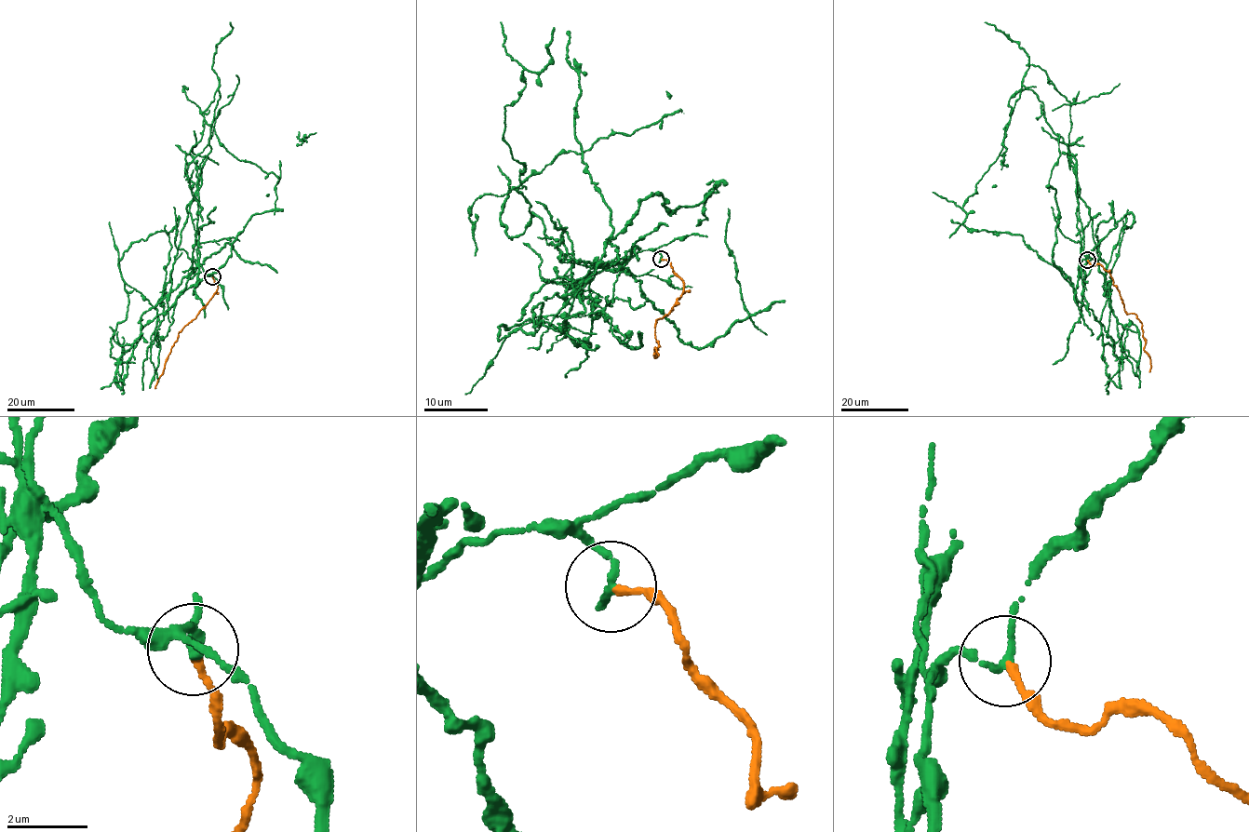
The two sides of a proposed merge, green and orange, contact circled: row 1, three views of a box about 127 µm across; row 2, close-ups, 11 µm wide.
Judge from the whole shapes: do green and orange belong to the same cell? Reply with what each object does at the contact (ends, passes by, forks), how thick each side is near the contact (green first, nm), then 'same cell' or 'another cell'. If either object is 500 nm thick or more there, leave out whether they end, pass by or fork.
green passes by; orange ends there; 170 nm thick on the green side, 180 nm on the other; another cell

